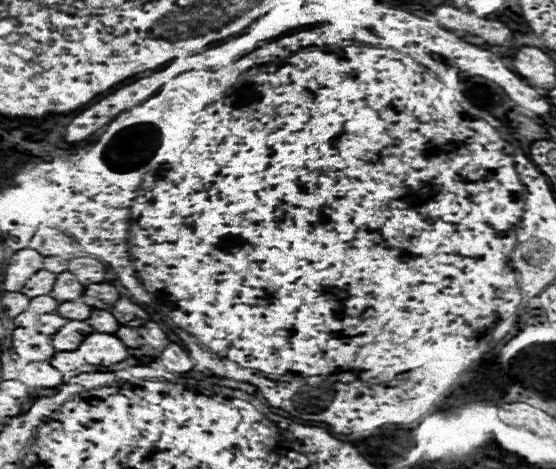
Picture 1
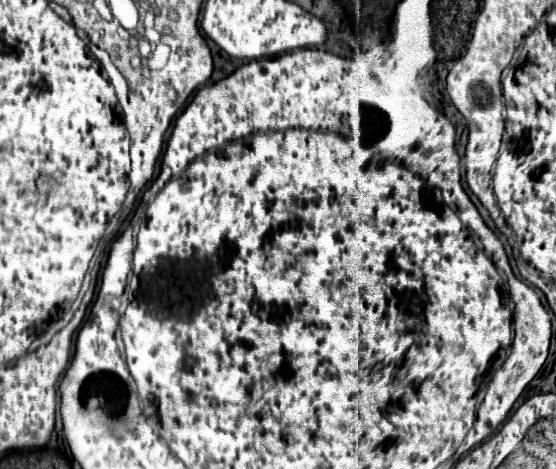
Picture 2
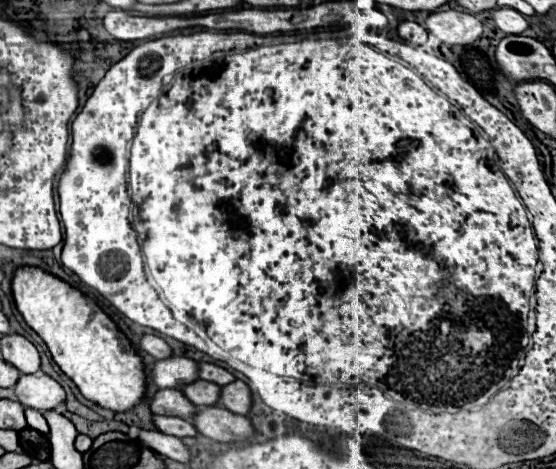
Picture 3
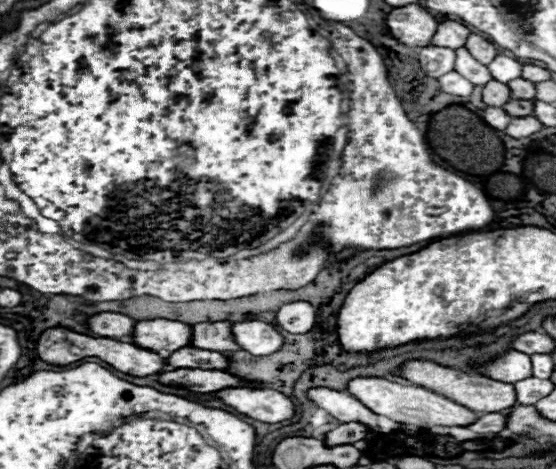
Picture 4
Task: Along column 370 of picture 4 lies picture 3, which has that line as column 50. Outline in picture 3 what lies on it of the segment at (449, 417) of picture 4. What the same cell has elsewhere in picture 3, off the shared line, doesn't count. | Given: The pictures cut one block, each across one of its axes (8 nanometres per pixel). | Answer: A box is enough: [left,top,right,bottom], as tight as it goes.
[16,374,66,410]

